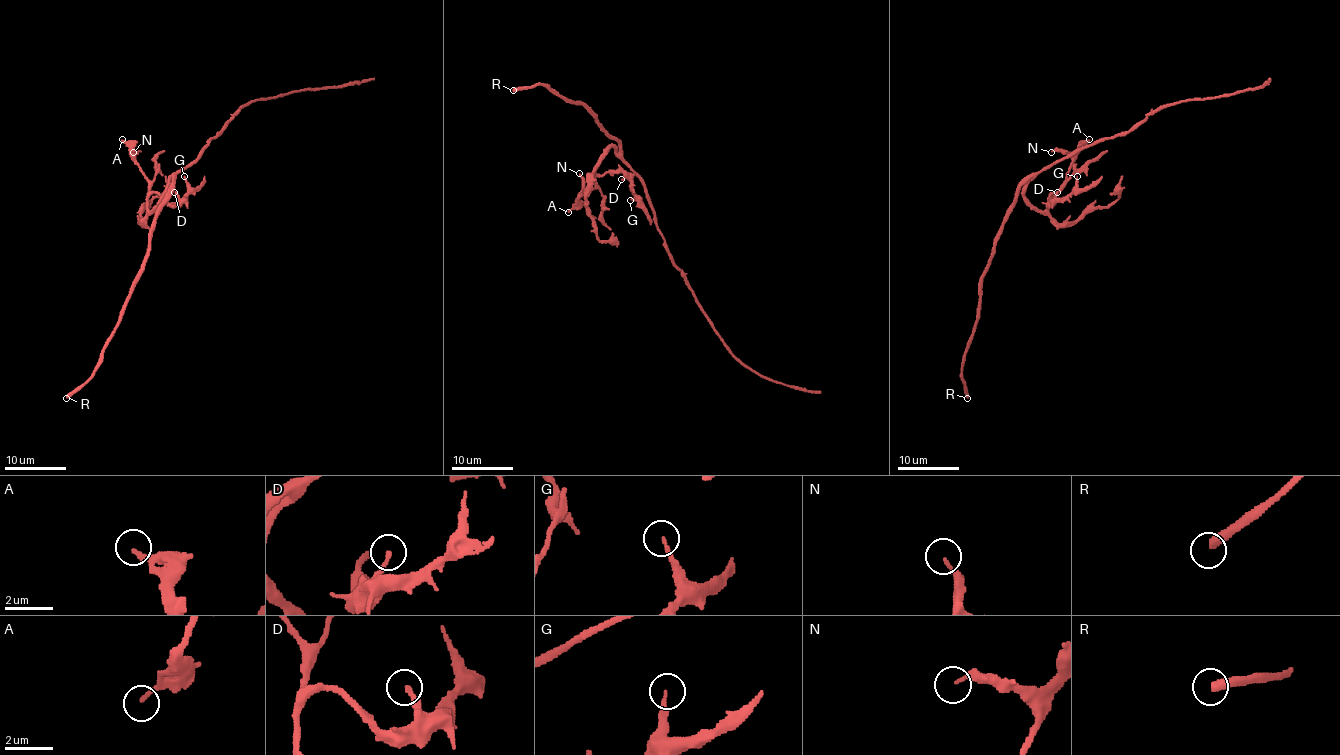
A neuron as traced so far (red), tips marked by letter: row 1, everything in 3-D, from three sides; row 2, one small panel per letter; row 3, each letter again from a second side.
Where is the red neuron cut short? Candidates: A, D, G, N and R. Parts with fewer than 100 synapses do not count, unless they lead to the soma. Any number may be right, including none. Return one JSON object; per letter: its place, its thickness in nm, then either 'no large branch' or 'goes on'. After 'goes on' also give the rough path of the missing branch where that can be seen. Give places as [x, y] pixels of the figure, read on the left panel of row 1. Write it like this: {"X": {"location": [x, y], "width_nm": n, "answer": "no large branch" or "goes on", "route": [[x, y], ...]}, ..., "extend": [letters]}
{"A": {"location": [122, 139], "width_nm": 180, "answer": "no large branch"}, "D": {"location": [174, 192], "width_nm": 200, "answer": "no large branch"}, "G": {"location": [184, 176], "width_nm": 150, "answer": "no large branch"}, "N": {"location": [133, 152], "width_nm": 170, "answer": "no large branch"}, "R": {"location": [66, 398], "width_nm": 380, "answer": "no large branch"}, "extend": []}

